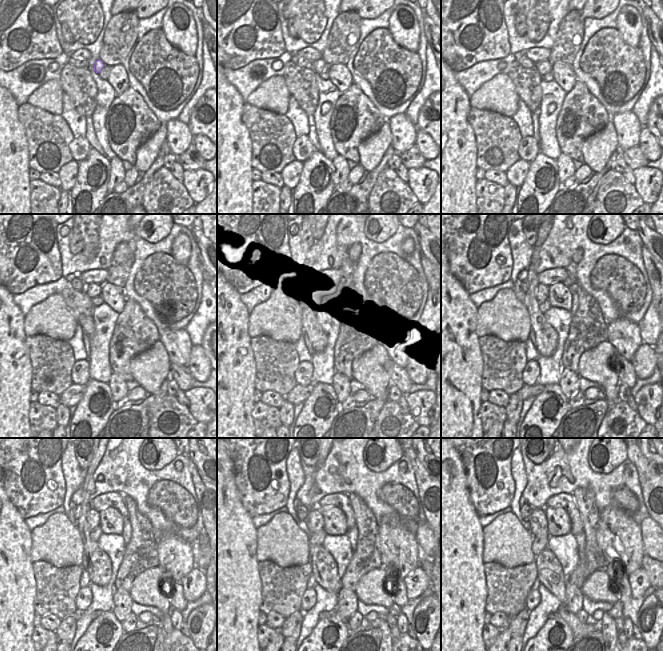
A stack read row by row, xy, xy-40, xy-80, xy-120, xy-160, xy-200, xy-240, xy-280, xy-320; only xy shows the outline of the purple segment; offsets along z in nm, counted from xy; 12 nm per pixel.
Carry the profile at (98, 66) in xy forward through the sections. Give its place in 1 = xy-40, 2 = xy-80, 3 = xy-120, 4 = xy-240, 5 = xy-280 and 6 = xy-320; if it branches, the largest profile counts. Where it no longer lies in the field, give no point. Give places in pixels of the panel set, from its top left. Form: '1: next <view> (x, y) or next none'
1: next xy-40 (319, 66)
2: next xy-80 (543, 67)
3: next xy-120 (93, 290)
4: next xy-240 (93, 517)
5: next xy-280 (315, 522)
6: next xy-320 (538, 522)

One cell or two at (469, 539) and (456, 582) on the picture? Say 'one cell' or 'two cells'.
one cell

